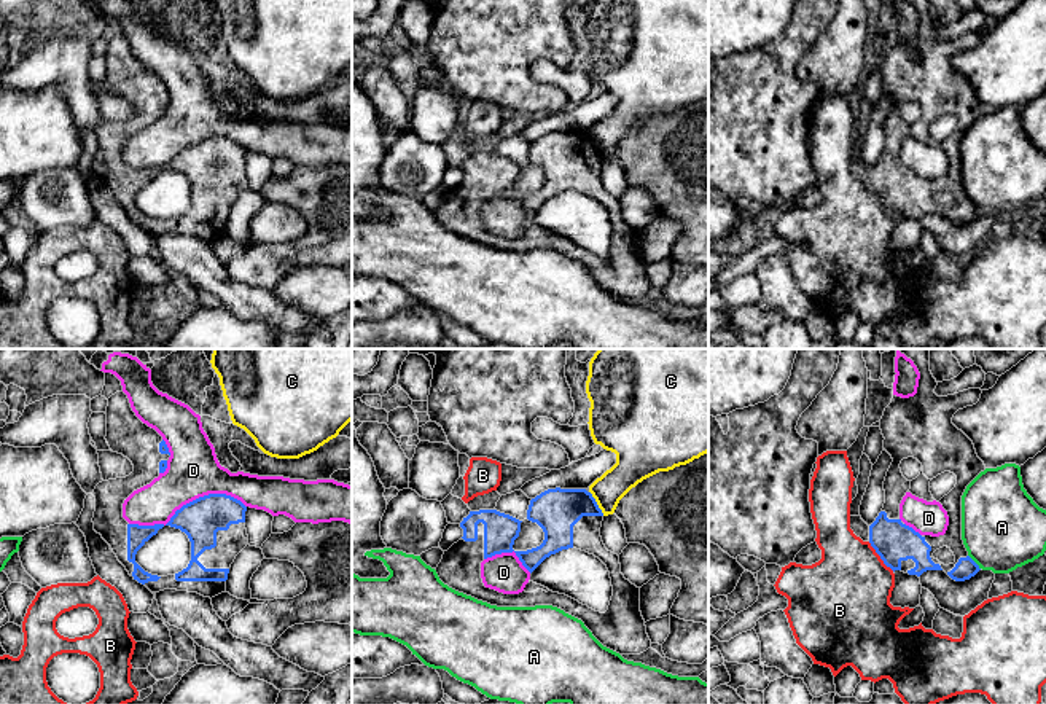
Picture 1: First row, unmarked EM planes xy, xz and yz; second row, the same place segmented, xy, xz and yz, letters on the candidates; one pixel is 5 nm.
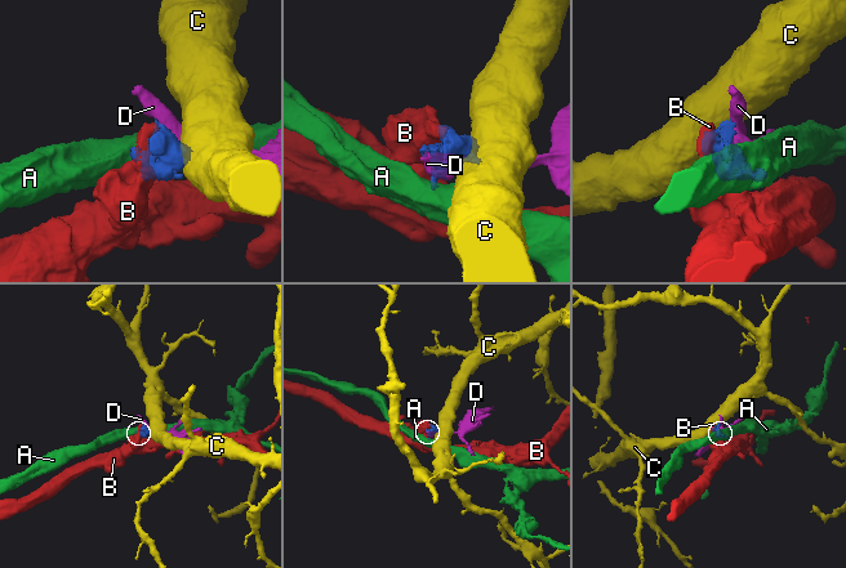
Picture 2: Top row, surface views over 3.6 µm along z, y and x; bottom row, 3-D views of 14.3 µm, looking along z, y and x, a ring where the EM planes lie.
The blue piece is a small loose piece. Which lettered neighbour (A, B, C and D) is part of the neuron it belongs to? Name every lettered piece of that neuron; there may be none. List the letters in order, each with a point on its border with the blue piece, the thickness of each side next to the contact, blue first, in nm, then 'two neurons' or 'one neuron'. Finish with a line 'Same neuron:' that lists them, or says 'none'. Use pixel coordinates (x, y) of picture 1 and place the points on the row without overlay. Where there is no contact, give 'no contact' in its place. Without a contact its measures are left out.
A: yz (975, 206) | 100/420 nm | two neurons
B: yz (881, 201) | 200/440 nm | two neurons
C: xz (596, 147) | 220/160 nm | two neurons
D: xy (187, 147) | 200/280 nm | two neurons
Same neuron: none

